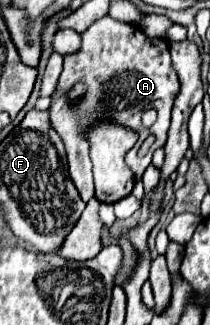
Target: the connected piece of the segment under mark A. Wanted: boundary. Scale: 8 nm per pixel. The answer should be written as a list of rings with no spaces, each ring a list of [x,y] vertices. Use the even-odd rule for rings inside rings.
[[[103,17],[103,19],[99,19],[99,21],[95,21],[95,23],[93,23],[93,25],[91,25],[91,27],[89,27],[89,29],[87,29],[87,31],[85,31],[85,33],[83,33],[83,35],[81,35],[81,39],[83,39],[83,47],[81,47],[81,51],[79,51],[79,53],[75,53],[75,55],[67,55],[67,57],[65,57],[65,61],[63,61],[63,73],[61,73],[61,77],[59,77],[59,85],[57,85],[57,91],[55,91],[55,93],[53,93],[53,103],[51,103],[51,109],[49,109],[49,113],[51,113],[51,125],[53,125],[53,129],[55,129],[55,131],[57,131],[57,133],[59,133],[59,135],[61,135],[61,139],[63,139],[63,143],[65,143],[65,149],[67,149],[67,159],[69,159],[69,173],[71,173],[71,179],[73,179],[73,183],[75,183],[75,185],[77,185],[77,189],[79,189],[79,195],[81,195],[81,199],[83,199],[83,201],[85,201],[85,203],[87,203],[87,201],[89,201],[89,199],[93,199],[93,191],[95,191],[95,189],[93,189],[93,175],[91,175],[91,159],[89,159],[89,143],[87,143],[87,141],[85,141],[85,137],[83,137],[83,133],[85,133],[85,129],[87,129],[87,125],[89,125],[89,123],[91,123],[91,121],[93,121],[93,117],[99,117],[99,119],[107,119],[107,117],[109,117],[109,115],[111,115],[111,105],[113,105],[113,115],[115,115],[115,123],[121,123],[121,125],[125,125],[125,127],[129,127],[129,129],[133,129],[133,131],[137,131],[137,133],[139,133],[139,141],[137,141],[137,145],[135,145],[135,147],[133,147],[133,149],[131,149],[131,151],[129,151],[129,153],[127,153],[127,157],[125,157],[125,159],[127,159],[127,165],[129,165],[129,167],[131,167],[131,171],[133,171],[133,173],[135,173],[135,177],[137,177],[137,179],[141,179],[141,175],[143,175],[143,171],[145,171],[145,169],[147,169],[147,165],[149,165],[149,163],[151,163],[151,149],[153,149],[153,151],[155,151],[155,149],[157,149],[157,147],[163,147],[163,145],[165,145],[165,141],[167,141],[167,131],[169,131],[169,121],[171,121],[171,107],[173,107],[173,99],[175,99],[175,97],[177,97],[177,93],[179,93],[179,81],[177,81],[177,73],[173,73],[173,65],[171,65],[171,57],[169,57],[169,45],[167,45],[167,41],[165,41],[165,39],[149,39],[149,37],[147,37],[147,35],[145,35],[145,33],[143,33],[143,31],[141,31],[141,29],[139,29],[139,27],[137,27],[137,25],[125,25],[125,23],[121,23],[121,21],[113,21],[113,19],[109,19],[109,17]],[[77,81],[83,81],[83,83],[85,83],[85,85],[87,85],[87,93],[85,93],[85,95],[83,95],[83,97],[81,97],[81,101],[79,101],[79,103],[75,103],[75,105],[69,105],[69,103],[67,103],[67,101],[65,101],[65,93],[69,93],[69,89],[71,89],[71,87],[73,87],[73,85],[75,85],[75,83],[77,83]],[[145,109],[157,109],[157,121],[155,121],[155,123],[153,123],[153,125],[151,125],[151,127],[149,127],[149,129],[145,129],[145,127],[143,127],[143,123],[141,123],[141,113],[143,113],[143,111],[145,111]],[[151,133],[153,133],[153,135],[155,135],[155,145],[153,145],[153,147],[151,147],[151,149],[149,149],[149,153],[147,153],[147,155],[143,155],[143,157],[141,157],[141,155],[139,155],[139,147],[141,147],[141,143],[143,143],[143,141],[145,141],[145,139],[147,139],[147,137],[149,137],[149,135],[151,135]]]

